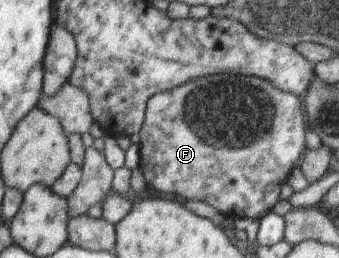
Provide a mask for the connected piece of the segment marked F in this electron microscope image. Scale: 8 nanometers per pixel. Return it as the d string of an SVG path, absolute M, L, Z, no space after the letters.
M208 75L151 98L140 132L139 168L148 190L157 195L176 194L177 199L182 196L182 200L202 200L232 219L245 218L244 214L266 214L278 200L278 190L286 174L304 150L304 129L300 100L295 94L286 94L270 81L252 75Z

